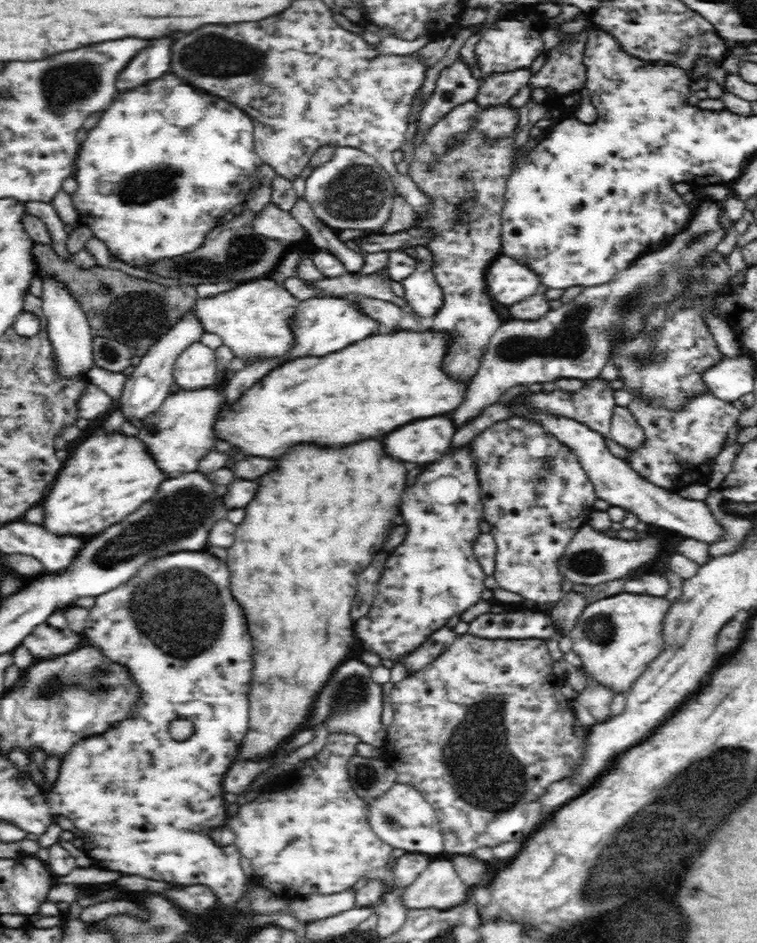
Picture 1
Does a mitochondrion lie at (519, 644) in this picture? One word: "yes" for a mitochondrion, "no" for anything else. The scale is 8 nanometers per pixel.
no

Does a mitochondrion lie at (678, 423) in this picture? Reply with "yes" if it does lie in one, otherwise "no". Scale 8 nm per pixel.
no

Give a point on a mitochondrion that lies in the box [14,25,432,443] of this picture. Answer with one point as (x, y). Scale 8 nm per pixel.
(212, 54)

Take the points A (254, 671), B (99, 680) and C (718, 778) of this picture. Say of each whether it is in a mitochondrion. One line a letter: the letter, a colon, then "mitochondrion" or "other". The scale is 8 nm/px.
A: other
B: mitochondrion
C: mitochondrion

